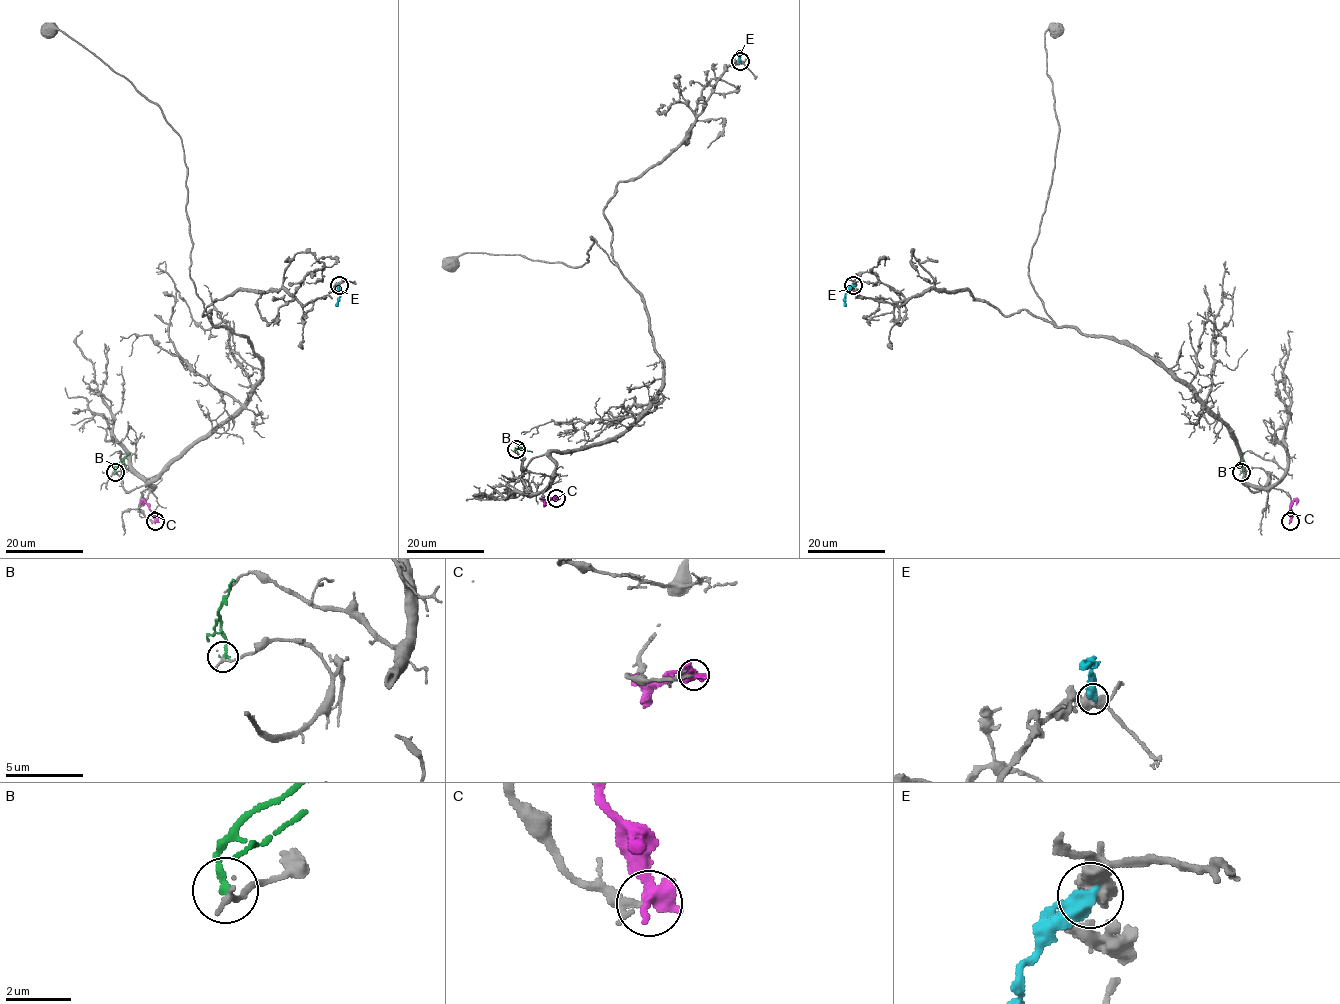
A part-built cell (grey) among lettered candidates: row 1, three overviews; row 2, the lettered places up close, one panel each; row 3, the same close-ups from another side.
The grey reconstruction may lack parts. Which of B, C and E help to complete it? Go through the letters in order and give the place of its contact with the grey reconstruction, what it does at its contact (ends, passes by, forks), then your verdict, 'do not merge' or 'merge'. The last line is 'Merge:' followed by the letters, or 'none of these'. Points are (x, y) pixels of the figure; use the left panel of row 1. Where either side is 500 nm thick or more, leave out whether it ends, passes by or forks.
B: contact (115, 472); it ends; do not merge
C: contact (155, 521); do not merge
E: contact (339, 285); do not merge
Merge: none of these

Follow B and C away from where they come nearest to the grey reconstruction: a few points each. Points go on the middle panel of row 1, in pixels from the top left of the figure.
B: (515, 449), (525, 448), (532, 452)
C: (556, 498), (543, 498)

